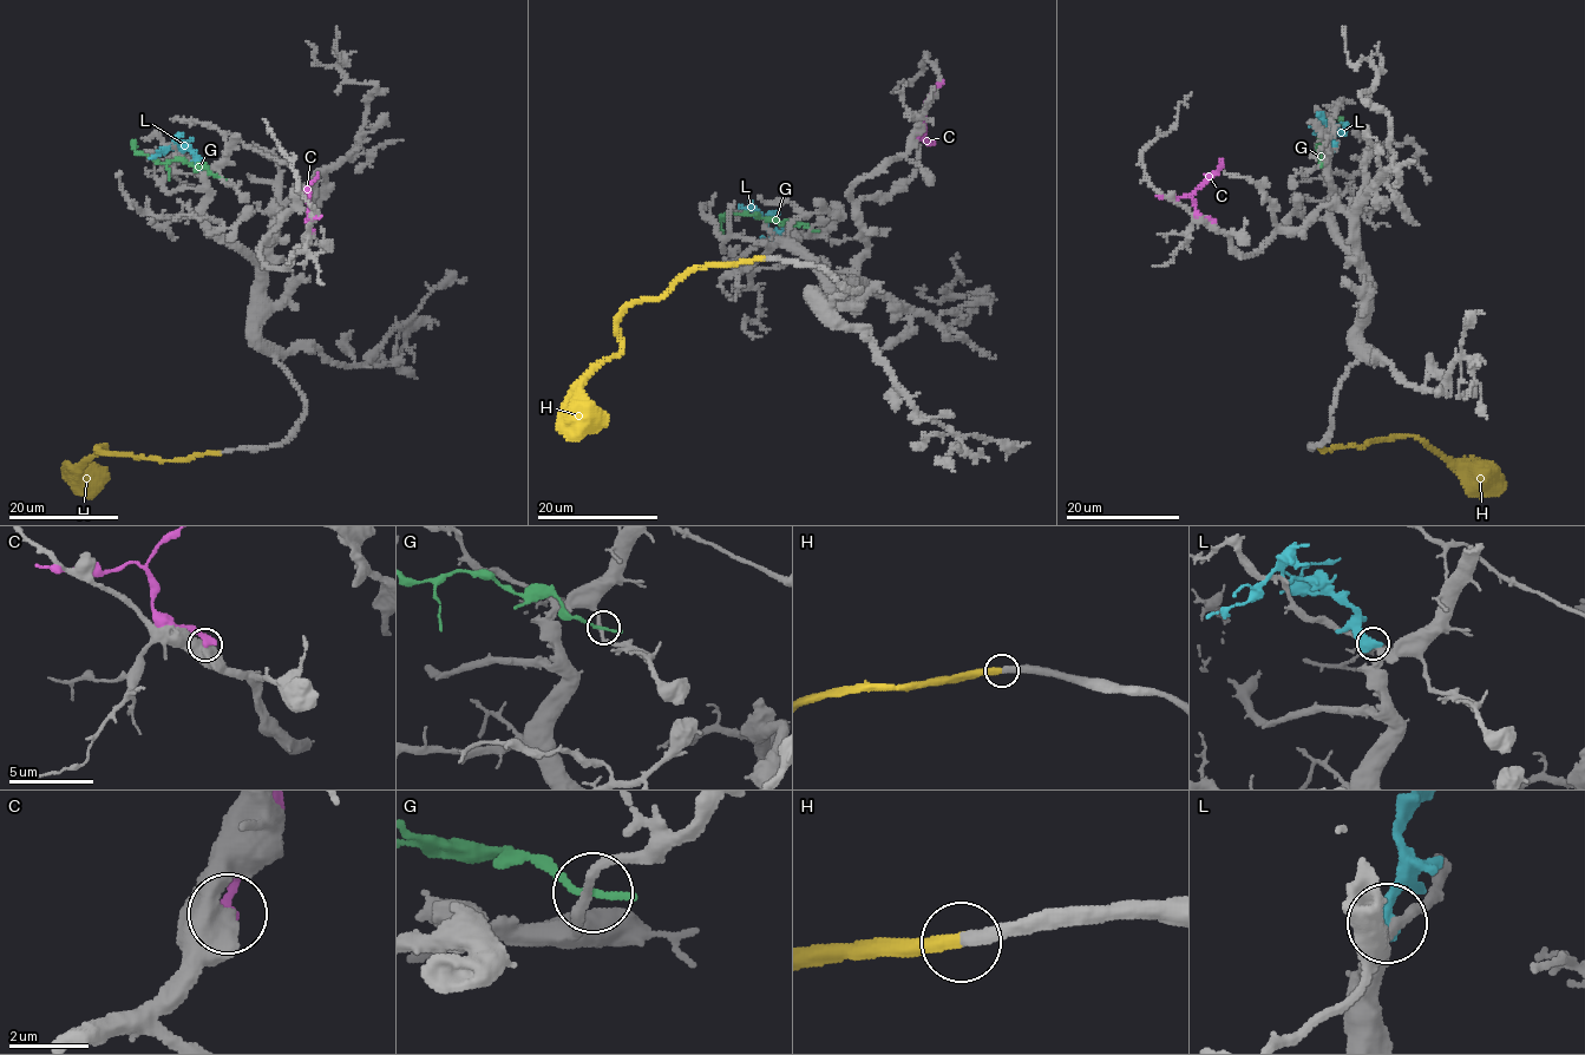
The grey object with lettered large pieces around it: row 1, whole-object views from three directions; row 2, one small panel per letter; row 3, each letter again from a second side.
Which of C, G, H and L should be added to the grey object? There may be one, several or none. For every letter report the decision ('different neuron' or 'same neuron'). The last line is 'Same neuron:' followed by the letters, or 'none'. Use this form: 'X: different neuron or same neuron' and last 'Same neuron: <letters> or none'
C: different neuron
G: different neuron
H: same neuron
L: different neuron
Same neuron: H

